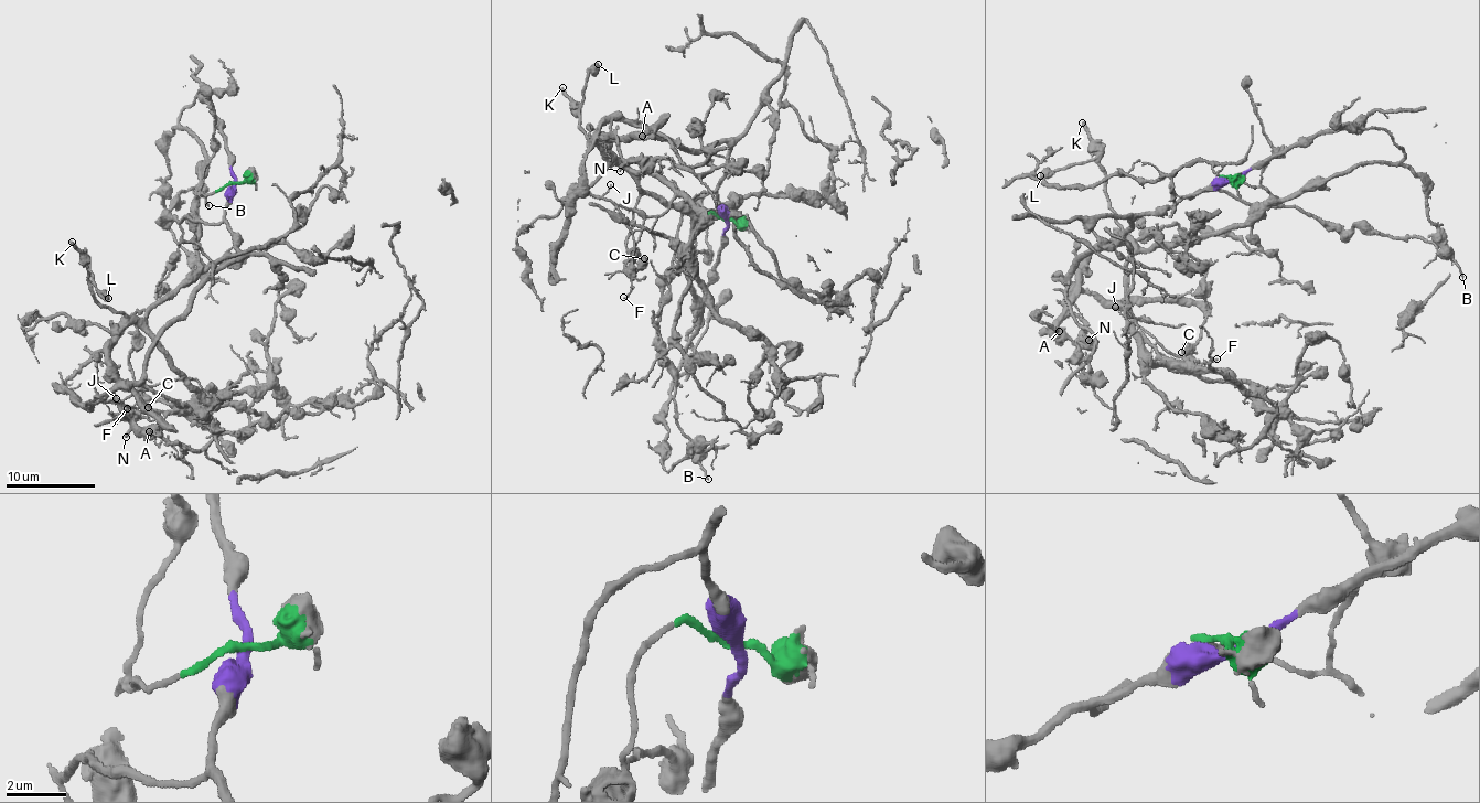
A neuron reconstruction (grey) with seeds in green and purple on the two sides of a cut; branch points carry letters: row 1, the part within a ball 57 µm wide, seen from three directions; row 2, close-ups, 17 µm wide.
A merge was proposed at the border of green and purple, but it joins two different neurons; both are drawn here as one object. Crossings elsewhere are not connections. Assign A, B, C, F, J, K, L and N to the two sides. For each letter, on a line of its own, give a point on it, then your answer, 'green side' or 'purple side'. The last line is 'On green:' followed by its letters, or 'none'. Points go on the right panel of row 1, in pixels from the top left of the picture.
A: (1059, 331) | green side
B: (1462, 277) | purple side
C: (1181, 352) | green side
F: (1216, 359) | purple side
J: (1115, 307) | purple side
K: (1082, 122) | green side
L: (1040, 175) | green side
N: (1089, 340) | green side
On green: A, C, K, L, N

